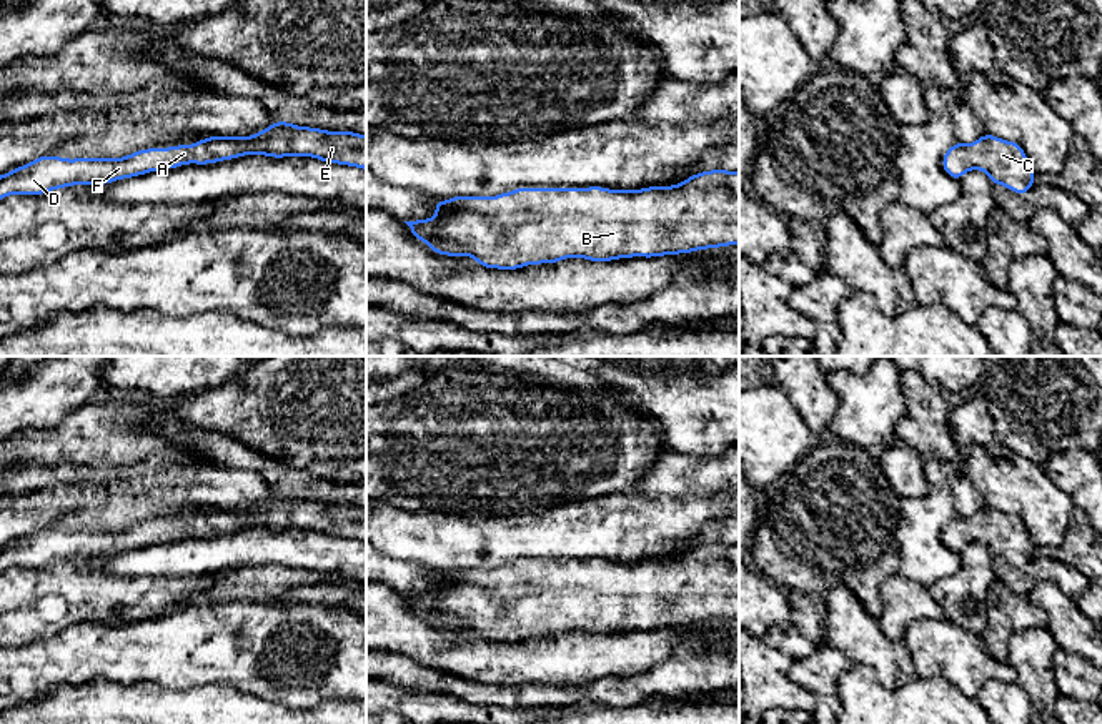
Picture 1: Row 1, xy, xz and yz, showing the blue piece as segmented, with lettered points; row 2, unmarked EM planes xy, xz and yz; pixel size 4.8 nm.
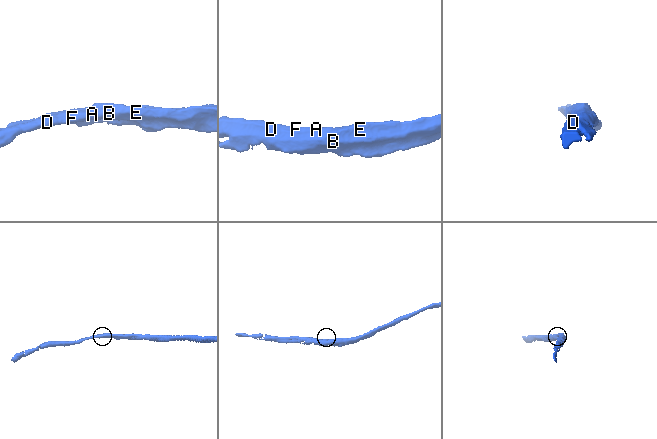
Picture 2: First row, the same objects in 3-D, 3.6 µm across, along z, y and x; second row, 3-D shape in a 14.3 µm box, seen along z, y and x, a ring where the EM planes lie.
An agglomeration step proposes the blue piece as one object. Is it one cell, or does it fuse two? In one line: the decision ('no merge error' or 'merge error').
no merge error

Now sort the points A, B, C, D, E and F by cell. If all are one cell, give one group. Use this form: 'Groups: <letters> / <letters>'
Groups: A B C D E F

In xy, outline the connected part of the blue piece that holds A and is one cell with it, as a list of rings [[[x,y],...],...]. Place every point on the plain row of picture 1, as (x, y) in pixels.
[[[275,494],[253,509],[206,509],[198,516],[146,521],[125,531],[43,528],[0,549],[0,573],[8,568],[43,568],[72,558],[107,558],[188,536],[206,538],[243,528],[313,529],[326,536],[366,543],[366,509]]]

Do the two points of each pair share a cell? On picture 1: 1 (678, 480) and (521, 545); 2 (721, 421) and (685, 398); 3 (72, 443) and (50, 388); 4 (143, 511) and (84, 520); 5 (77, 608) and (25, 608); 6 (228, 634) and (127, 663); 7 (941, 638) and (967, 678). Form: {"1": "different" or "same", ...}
{"1": "different", "2": "same", "3": "different", "4": "same", "5": "same", "6": "same", "7": "same"}

